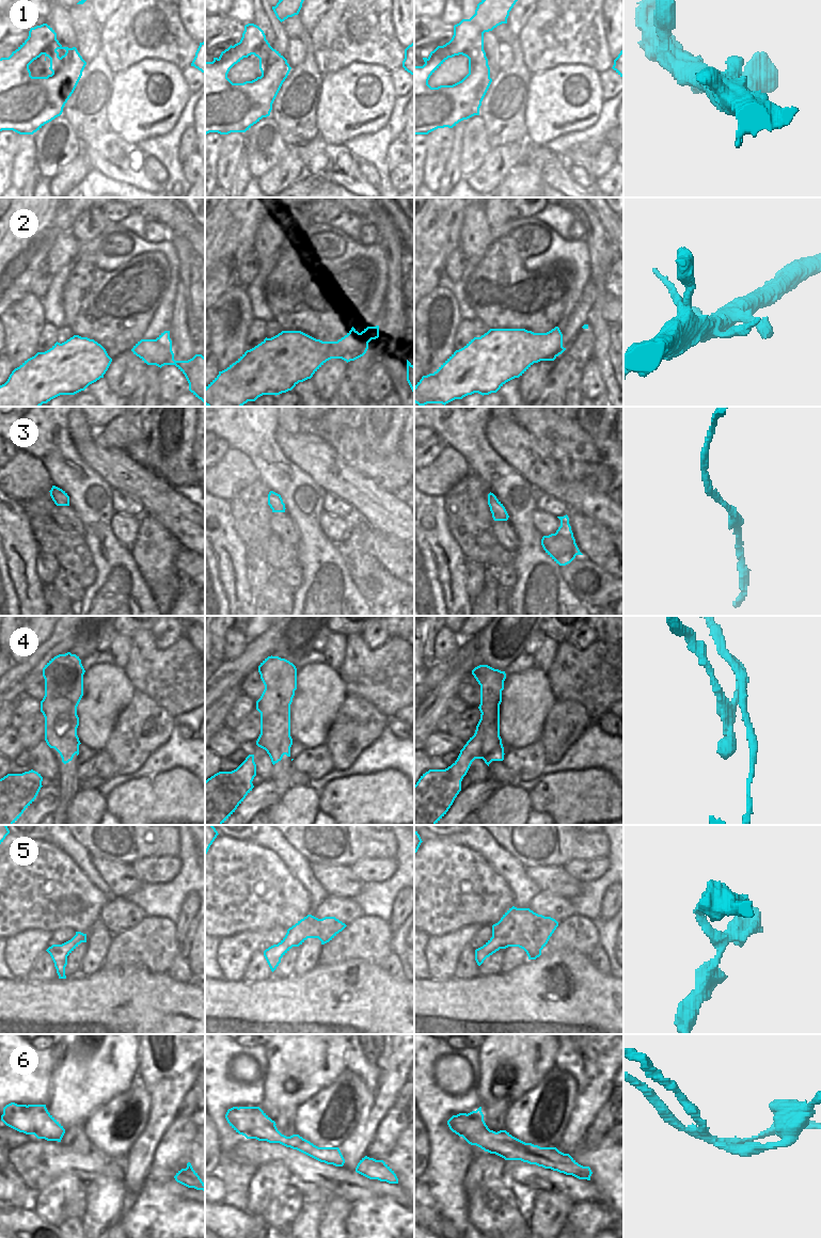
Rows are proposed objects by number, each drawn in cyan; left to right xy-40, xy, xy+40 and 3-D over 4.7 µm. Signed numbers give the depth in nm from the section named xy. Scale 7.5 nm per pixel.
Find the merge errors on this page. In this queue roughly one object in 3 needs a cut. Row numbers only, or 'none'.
4, 6

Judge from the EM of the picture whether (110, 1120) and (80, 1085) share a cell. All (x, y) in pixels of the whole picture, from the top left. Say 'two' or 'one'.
two

